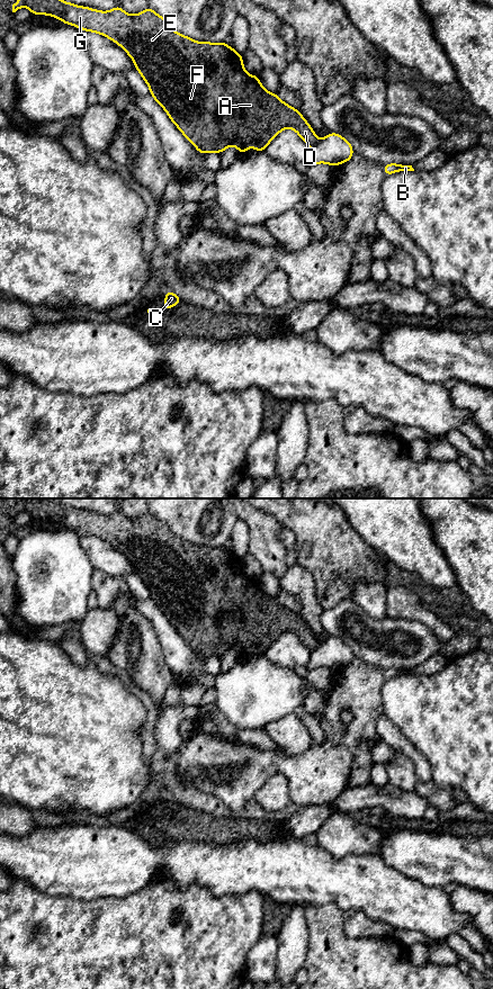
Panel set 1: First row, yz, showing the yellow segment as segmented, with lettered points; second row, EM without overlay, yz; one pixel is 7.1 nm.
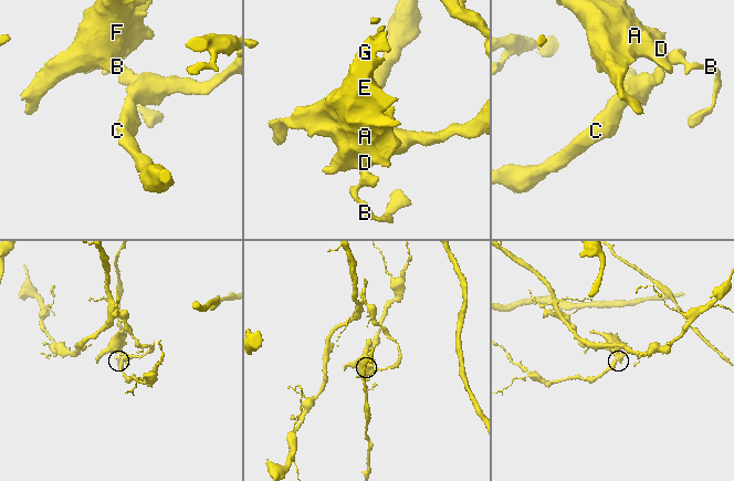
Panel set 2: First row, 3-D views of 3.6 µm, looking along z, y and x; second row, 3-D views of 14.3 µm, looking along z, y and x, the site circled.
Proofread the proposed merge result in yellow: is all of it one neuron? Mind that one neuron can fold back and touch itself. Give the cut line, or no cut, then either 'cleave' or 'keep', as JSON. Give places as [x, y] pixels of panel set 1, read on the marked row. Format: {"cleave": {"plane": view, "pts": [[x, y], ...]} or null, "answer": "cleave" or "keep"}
{"cleave": {"plane": "yz", "pts": [[320, 140], [311, 149]]}, "answer": "cleave"}

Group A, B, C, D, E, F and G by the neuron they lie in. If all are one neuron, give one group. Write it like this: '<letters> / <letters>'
A D E F G / B C

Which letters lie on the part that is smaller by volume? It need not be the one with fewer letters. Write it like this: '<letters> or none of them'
A, D, E, F, G

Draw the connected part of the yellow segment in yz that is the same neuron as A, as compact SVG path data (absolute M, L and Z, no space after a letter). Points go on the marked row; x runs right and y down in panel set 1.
M18 0L12 5L12 12L27 7L32 15L53 16L63 24L73 25L81 30L93 32L118 44L133 60L136 70L150 88L151 96L165 110L169 118L183 136L201 154L222 153L228 146L235 146L240 153L246 153L252 145L254 151L265 151L268 144L286 128L294 129L312 149L320 142L319 137L302 116L299 110L285 104L277 93L267 91L257 75L249 74L243 66L242 55L225 42L196 42L172 29L168 20L147 7L136 15L128 15L116 6L109 11L77 6L63 0Z

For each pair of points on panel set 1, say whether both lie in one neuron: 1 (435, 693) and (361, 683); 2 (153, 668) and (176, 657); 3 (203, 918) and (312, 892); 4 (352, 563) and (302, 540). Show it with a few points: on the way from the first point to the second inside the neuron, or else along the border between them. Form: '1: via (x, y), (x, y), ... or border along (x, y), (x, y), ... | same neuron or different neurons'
1: border along (386, 680), (382, 690), (384, 712) | different neurons
2: border along (158, 637), (164, 663), (176, 680) | different neurons
3: border along (236, 896), (251, 890), (257, 890), (263, 896) | different neurons
4: via (340, 555), (334, 554), (321, 540), (314, 540) | same neuron

